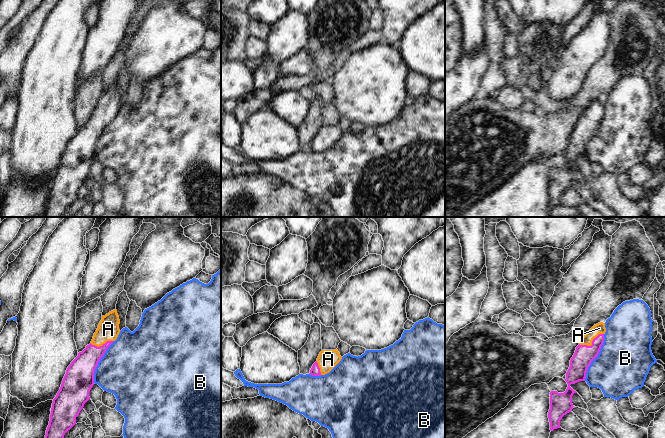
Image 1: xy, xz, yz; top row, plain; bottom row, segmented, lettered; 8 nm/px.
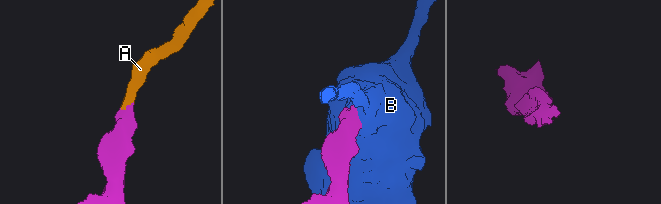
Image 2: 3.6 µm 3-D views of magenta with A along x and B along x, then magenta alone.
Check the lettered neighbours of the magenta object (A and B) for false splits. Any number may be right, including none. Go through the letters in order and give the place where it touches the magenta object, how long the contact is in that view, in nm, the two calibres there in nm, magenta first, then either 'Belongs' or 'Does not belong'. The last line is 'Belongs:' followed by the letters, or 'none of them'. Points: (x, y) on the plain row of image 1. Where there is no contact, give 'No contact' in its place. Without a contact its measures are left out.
A: Touches magenta at yz (592, 119). Shared border 220 nm. Thickness 160 nm (magenta) against 90 nm. Belongs
B: Touches magenta at yz (596, 132). Shared border 400 nm. Thickness 160 nm (magenta) against 440 nm. Does not belong
Belongs: A

